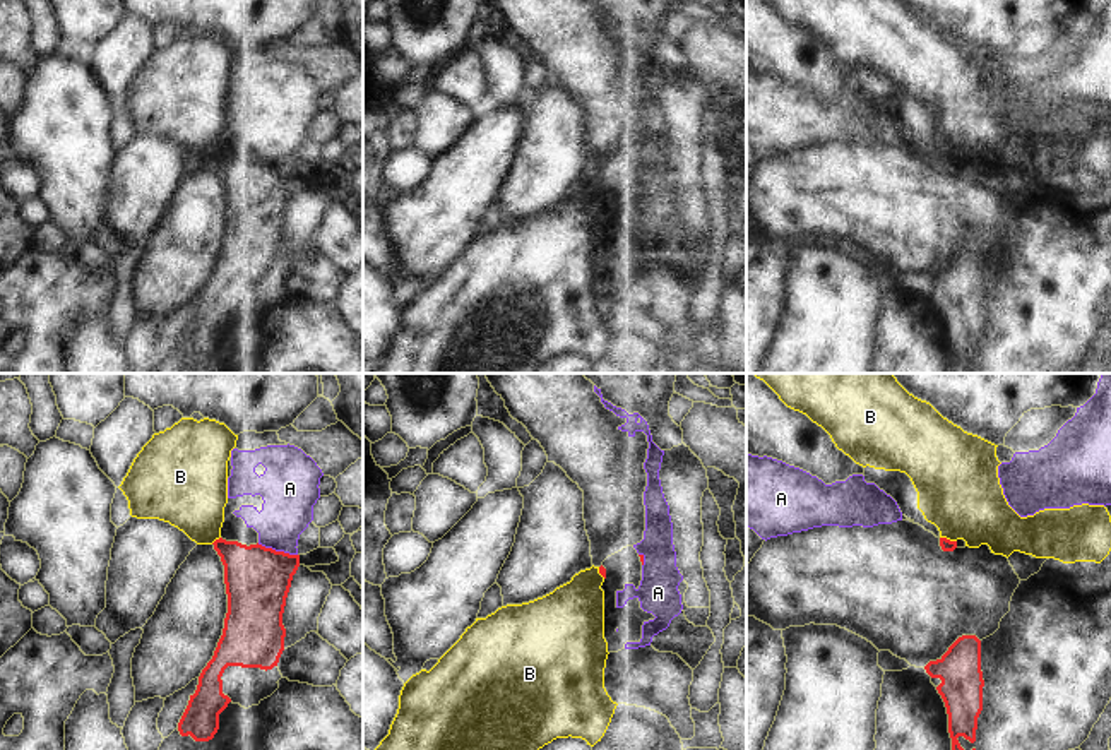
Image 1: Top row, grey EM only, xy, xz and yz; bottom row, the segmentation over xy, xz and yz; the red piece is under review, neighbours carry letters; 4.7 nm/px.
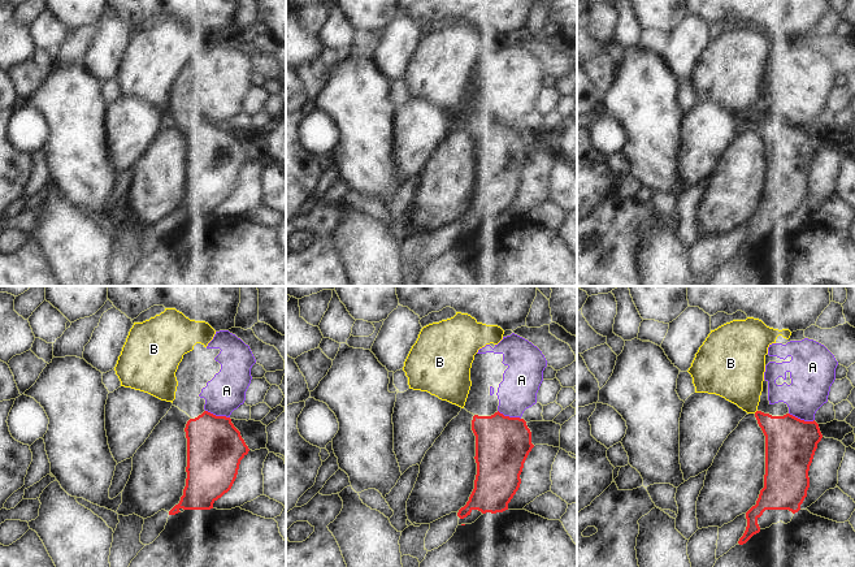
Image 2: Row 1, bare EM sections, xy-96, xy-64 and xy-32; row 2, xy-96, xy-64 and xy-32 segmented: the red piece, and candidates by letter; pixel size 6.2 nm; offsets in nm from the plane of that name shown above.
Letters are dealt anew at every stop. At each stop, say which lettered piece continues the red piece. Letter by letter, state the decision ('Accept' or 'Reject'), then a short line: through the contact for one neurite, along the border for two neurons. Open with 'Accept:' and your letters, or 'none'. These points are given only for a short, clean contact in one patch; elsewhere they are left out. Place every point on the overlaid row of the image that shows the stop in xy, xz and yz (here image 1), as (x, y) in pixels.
Accept: none
A: Reject. Line: xy (257, 543), (297, 555)
B: Reject. Line: yz (940, 536), (956, 541).

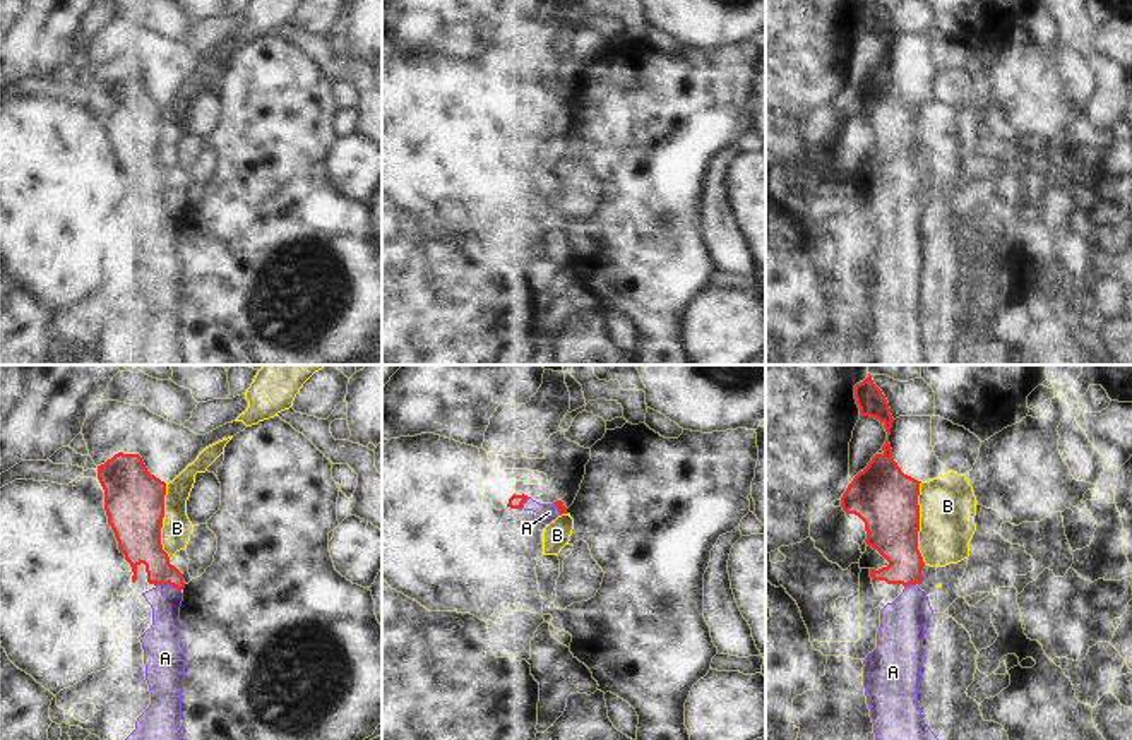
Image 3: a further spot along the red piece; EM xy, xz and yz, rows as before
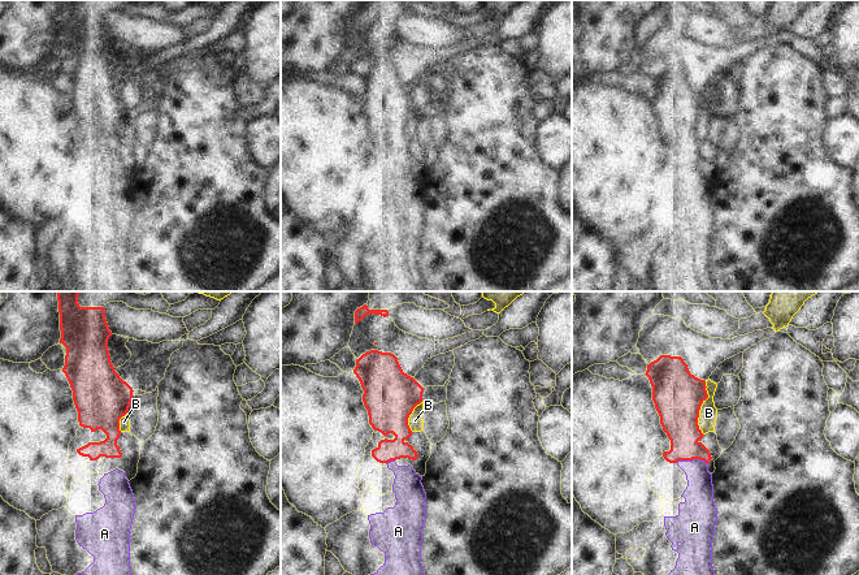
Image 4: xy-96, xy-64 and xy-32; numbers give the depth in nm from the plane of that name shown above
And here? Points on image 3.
Accept: A
A: Accept. Line: xy (139, 538), (168, 583), (165, 600)
B: Reject.

